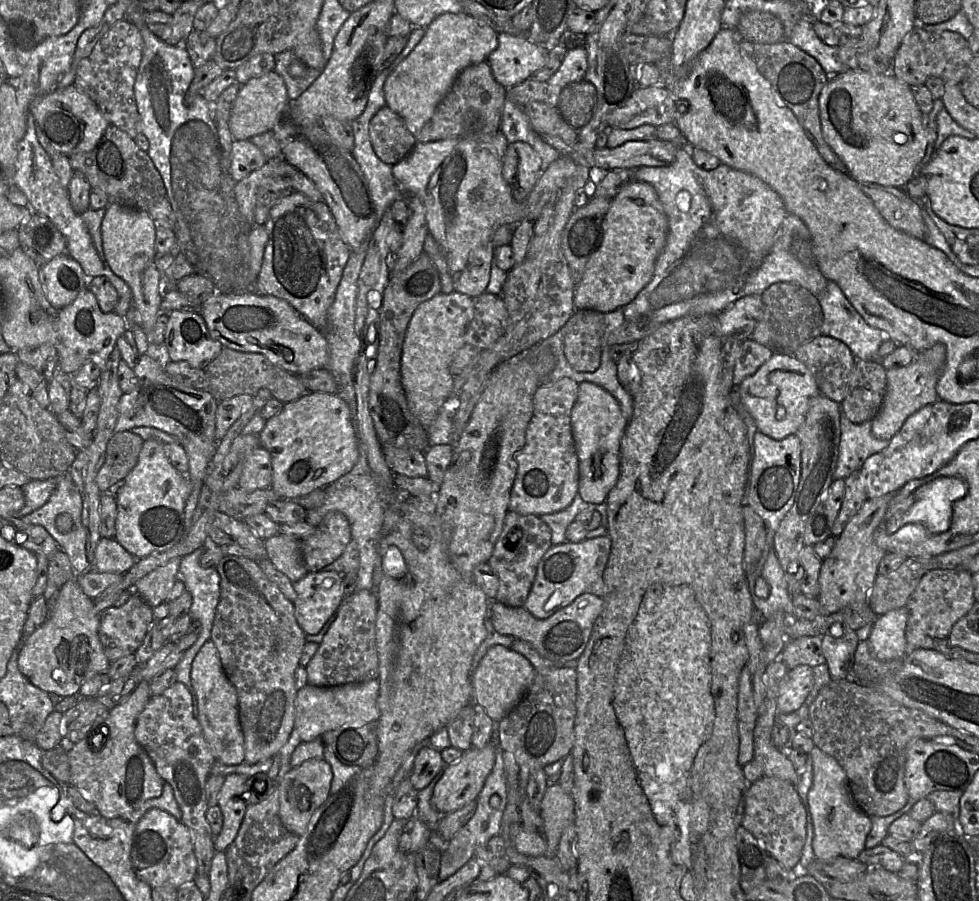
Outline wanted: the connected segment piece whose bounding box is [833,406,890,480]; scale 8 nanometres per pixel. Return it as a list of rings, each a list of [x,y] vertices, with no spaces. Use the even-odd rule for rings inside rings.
[[[842,406],[840,412],[840,425],[841,441],[837,466],[833,476],[834,480],[839,478],[845,479],[854,471],[859,470],[868,457],[881,452],[890,443],[890,440],[878,439],[872,434],[871,421],[863,422],[860,424],[851,422],[842,411]]]

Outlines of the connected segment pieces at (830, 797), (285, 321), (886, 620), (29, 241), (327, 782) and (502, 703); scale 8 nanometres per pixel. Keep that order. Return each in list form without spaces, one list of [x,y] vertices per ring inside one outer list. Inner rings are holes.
[[[814,746],[808,754],[812,759],[813,782],[808,793],[808,806],[812,817],[814,837],[814,859],[827,861],[842,856],[857,860],[866,849],[865,843],[871,830],[870,816],[853,801],[847,775],[843,767],[832,756]]]
[[[215,291],[201,306],[201,312],[214,339],[225,347],[260,353],[292,374],[325,368],[329,360],[328,341],[286,300],[257,292]]]
[[[906,606],[878,615],[868,638],[870,649],[877,659],[900,661],[906,654],[907,622]]]
[[[34,213],[18,228],[21,246],[40,267],[57,256],[69,254],[65,236],[49,217]]]
[[[309,759],[298,766],[292,767],[276,782],[280,820],[289,832],[300,836],[306,830],[313,812],[330,795],[332,777],[332,769],[325,759]]]
[[[501,645],[488,649],[472,673],[474,704],[482,706],[495,723],[499,723],[524,697],[536,670],[522,654]]]

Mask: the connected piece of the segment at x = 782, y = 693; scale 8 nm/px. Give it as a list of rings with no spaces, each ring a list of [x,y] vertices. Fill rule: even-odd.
[[[798,665],[788,670],[780,680],[777,695],[777,711],[783,714],[798,710],[814,686],[813,668]]]

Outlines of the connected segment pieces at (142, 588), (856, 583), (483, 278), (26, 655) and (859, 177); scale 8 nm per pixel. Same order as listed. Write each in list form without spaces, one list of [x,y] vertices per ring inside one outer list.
[[[172,558],[150,571],[135,583],[134,591],[152,607],[165,602],[178,577],[181,558]]]
[[[890,493],[867,499],[837,537],[831,553],[823,560],[817,596],[822,614],[837,612],[851,604],[869,602],[870,591],[878,576],[879,563],[886,555],[875,543],[874,532],[883,521],[893,495],[894,493]]]
[[[501,130],[473,139],[450,138],[439,141],[416,142],[409,154],[393,165],[393,175],[401,191],[417,196],[426,209],[429,234],[441,247],[452,277],[454,291],[475,297],[486,292],[490,280],[493,254],[492,237],[496,229],[524,218],[533,220],[542,209],[560,195],[567,179],[576,170],[577,164],[567,155],[560,155],[550,163],[538,179],[533,190],[522,202],[516,202],[511,189],[502,175],[503,156],[508,141]]]
[[[79,576],[63,585],[45,623],[23,641],[18,654],[20,672],[50,696],[78,694],[86,681],[108,672],[111,665],[99,639],[101,614],[96,611],[93,599],[82,590]]]
[[[845,70],[830,80],[819,96],[822,133],[857,182],[903,188],[916,176],[927,145],[927,130],[911,87],[891,72]]]

